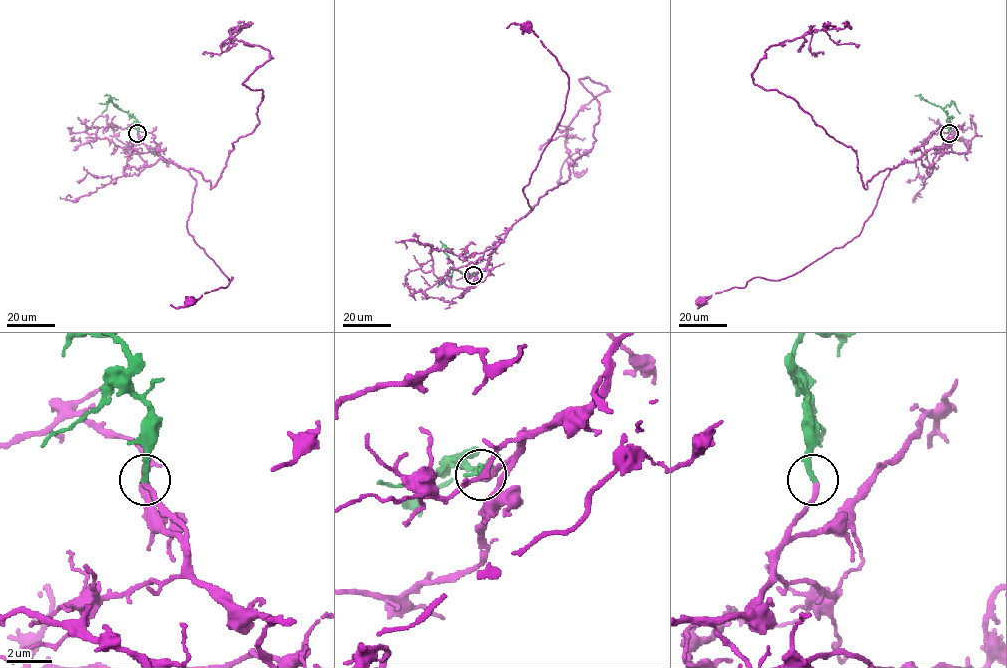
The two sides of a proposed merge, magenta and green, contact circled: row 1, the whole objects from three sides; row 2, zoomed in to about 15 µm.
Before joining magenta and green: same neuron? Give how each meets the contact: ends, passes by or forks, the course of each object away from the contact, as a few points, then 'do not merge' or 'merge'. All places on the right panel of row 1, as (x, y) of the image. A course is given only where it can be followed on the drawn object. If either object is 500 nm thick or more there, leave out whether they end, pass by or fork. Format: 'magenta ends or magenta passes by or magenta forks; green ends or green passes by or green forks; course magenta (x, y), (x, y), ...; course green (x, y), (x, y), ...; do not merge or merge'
magenta ends; green ends; course magenta (949, 133), (942, 147), (891, 170), (861, 232), (843, 246), (785, 278), (756, 277), (744, 287), (702, 301); course green (949, 133), (948, 113), (915, 95); merge

